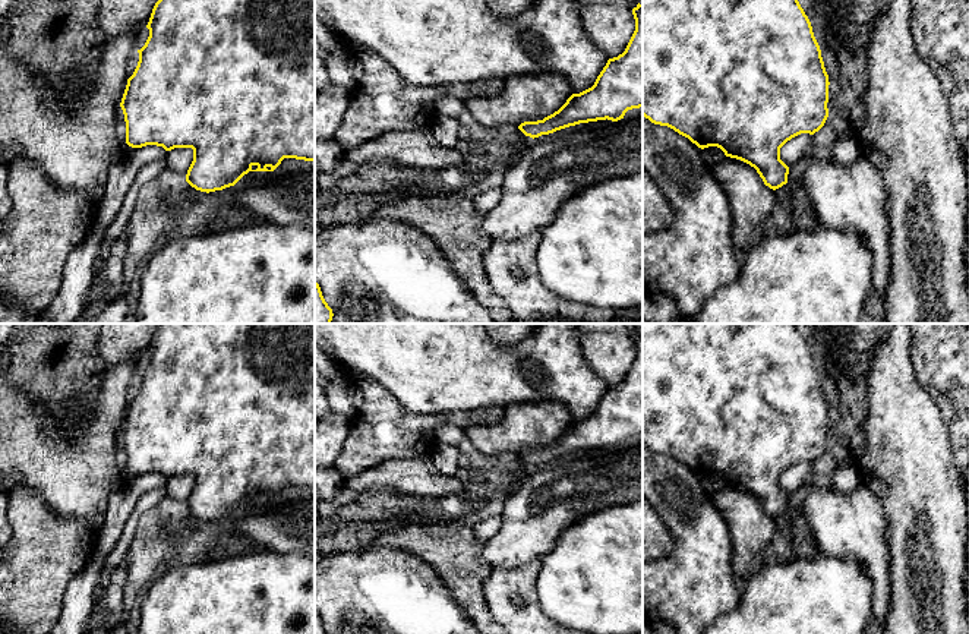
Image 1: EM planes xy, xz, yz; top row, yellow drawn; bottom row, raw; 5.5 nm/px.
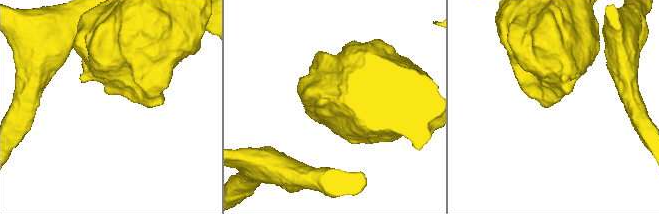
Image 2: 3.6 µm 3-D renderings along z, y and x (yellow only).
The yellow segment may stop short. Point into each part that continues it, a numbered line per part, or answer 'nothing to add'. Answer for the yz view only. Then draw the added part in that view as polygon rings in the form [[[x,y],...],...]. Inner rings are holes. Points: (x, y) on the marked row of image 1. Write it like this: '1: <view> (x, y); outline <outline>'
nothing to add

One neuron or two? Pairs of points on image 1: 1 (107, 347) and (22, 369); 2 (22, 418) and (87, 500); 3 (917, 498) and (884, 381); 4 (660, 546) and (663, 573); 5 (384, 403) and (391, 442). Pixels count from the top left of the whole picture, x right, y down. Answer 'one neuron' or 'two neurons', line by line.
1: two neurons
2: one neuron
3: one neuron
4: two neurons
5: one neuron

